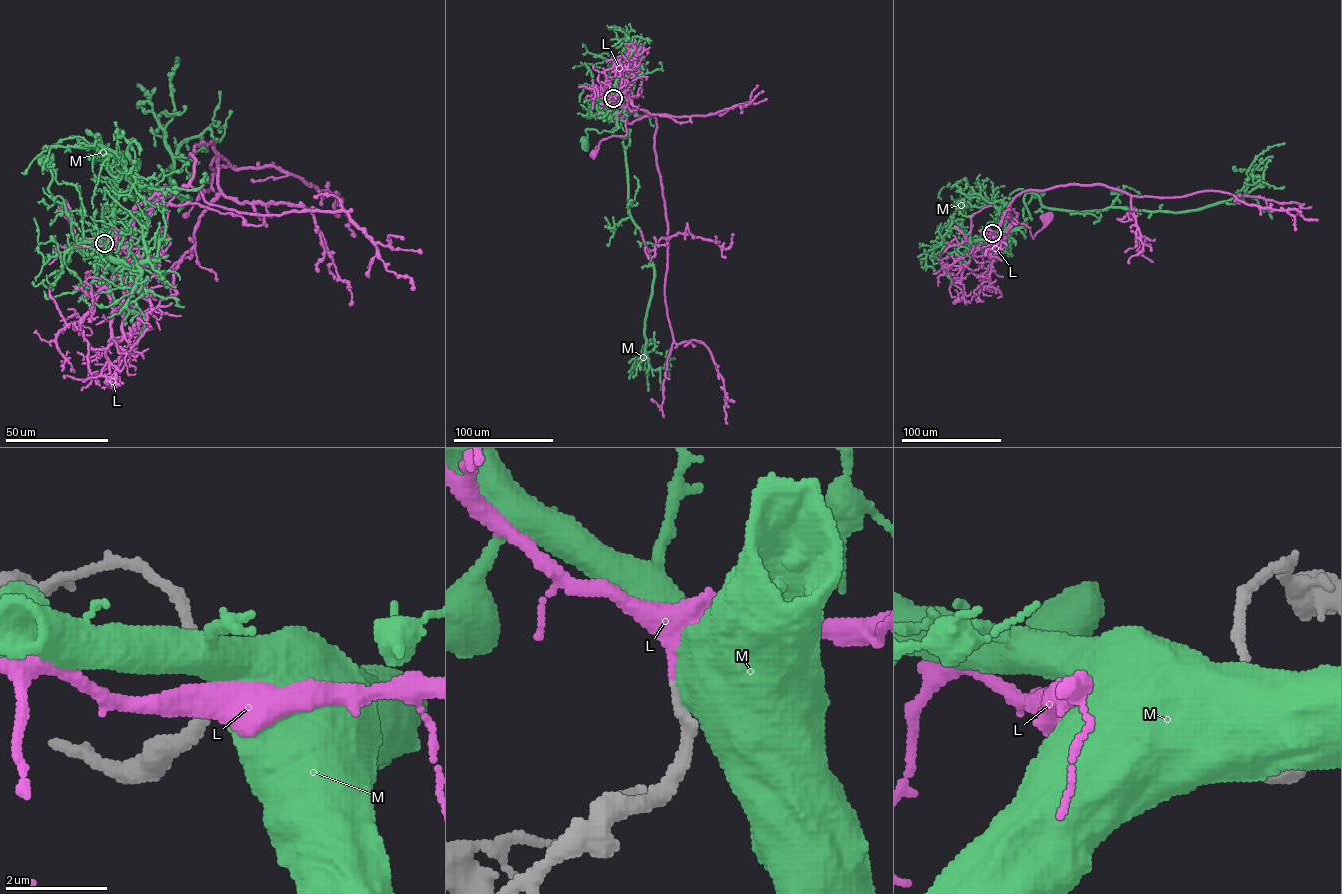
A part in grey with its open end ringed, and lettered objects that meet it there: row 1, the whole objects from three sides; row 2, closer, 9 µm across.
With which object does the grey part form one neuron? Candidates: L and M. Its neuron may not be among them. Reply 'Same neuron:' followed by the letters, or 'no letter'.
Same neuron: L

